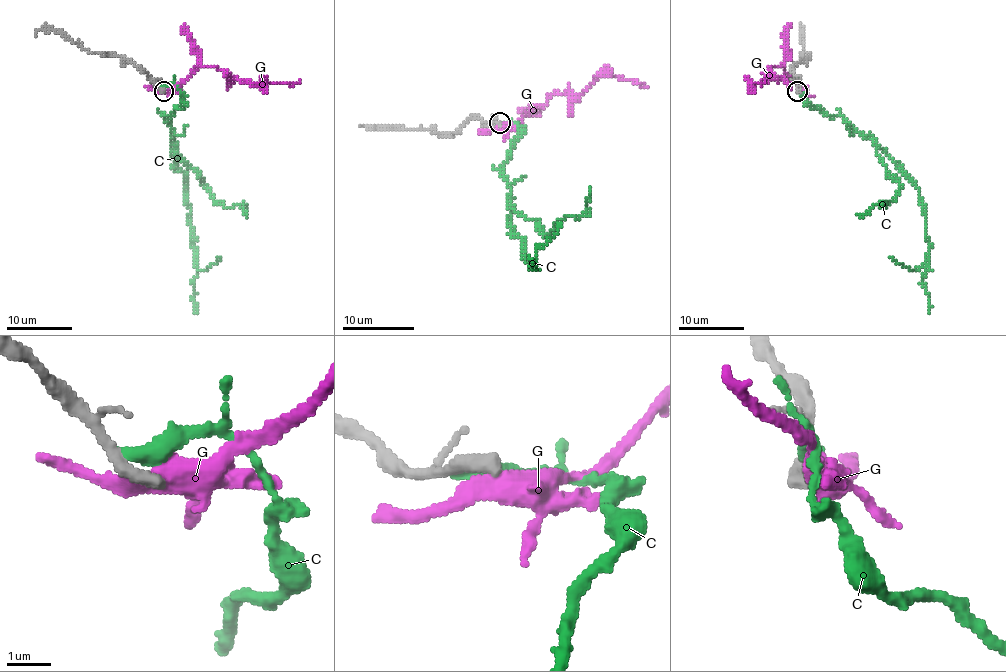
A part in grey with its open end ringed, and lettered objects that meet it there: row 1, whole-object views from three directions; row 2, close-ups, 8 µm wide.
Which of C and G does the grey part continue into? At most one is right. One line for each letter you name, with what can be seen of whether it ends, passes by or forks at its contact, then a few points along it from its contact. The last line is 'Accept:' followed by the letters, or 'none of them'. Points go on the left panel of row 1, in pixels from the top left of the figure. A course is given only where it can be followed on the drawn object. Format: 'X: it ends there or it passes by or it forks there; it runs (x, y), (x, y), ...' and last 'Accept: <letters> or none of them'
Accept: none of them

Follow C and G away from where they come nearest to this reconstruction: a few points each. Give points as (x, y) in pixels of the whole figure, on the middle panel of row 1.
C: (494, 123), (517, 125), (501, 172), (510, 188), (510, 231), (533, 265)
G: (497, 125), (513, 125), (551, 94), (580, 94), (598, 76), (630, 78), (646, 85)

